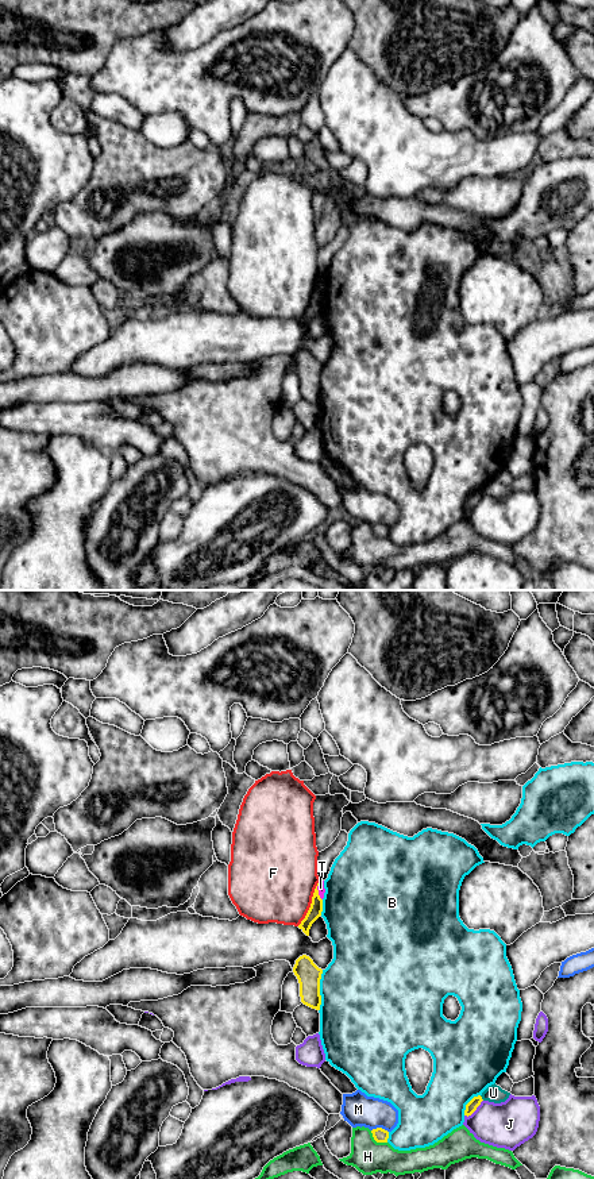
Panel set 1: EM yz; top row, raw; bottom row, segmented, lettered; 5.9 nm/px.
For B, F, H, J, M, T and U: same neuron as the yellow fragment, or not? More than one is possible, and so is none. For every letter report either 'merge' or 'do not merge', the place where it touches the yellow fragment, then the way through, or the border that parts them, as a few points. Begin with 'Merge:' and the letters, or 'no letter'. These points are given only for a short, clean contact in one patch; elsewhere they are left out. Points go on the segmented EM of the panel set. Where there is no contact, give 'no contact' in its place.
Merge: no letter
B: do not merge; meets yellow in yz at (319, 990)
F: do not merge; meets yellow in yz at (311, 904)
H: do not merge; meets yellow in yz at (377, 1141)
J: do not merge; meets yellow in yz at (474, 1110)
M: do not merge; meets yellow in yz at (380, 1128)
T: do not merge; meets yellow in yz at (317, 890); border along yz (320, 881), (317, 894), (321, 900)
U: do not merge; meets yellow in yz at (481, 1098)

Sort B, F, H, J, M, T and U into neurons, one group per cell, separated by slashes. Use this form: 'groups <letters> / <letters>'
groups B / F / H / J / M / T / U

